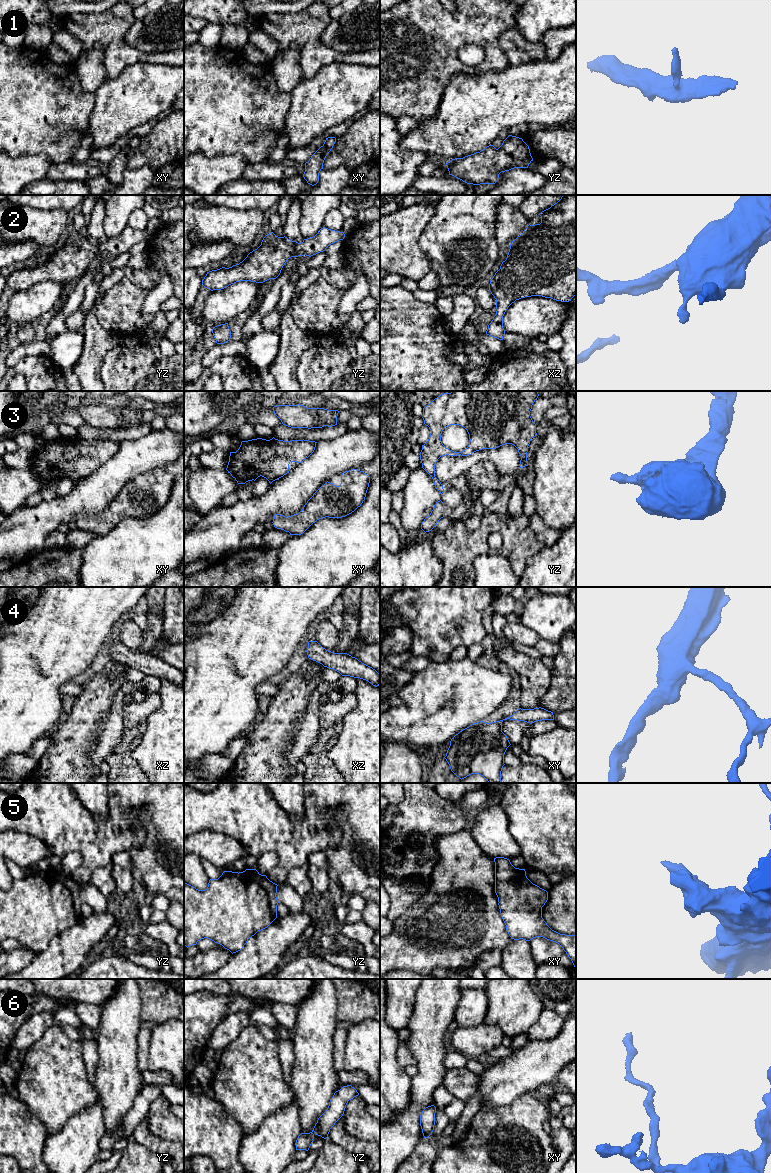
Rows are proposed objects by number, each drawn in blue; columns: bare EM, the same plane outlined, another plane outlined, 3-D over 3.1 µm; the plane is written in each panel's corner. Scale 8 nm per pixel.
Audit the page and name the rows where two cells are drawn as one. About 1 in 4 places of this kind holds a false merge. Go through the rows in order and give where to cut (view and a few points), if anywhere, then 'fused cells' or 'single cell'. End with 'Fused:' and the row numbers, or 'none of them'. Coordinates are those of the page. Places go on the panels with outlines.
1: no cut; single cell
2: no cut; single cell
3: no cut; single cell
4: no cut; single cell
5: no cut; single cell
6: no cut; single cell
Fused: none of them

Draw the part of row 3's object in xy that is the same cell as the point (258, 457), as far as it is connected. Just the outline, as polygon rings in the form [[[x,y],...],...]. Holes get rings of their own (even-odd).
[[[257,438],[242,441],[236,452],[230,452],[226,470],[237,481],[245,484],[262,476],[271,484],[289,473],[291,462],[303,462],[315,450],[315,441],[283,441]]]

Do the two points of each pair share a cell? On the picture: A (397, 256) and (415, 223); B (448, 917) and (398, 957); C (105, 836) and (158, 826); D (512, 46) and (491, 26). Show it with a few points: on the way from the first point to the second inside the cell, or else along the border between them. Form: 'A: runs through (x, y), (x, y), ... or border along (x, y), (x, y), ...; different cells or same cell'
A: runs through (397, 248), (397, 241), (407, 231); same cell
B: runs through (436, 929), (430, 935), (410, 946); same cell
C: border along (122, 830), (141, 822), (146, 830), (143, 846); different cells
D: border along (515, 26), (499, 36), (506, 58); different cells

